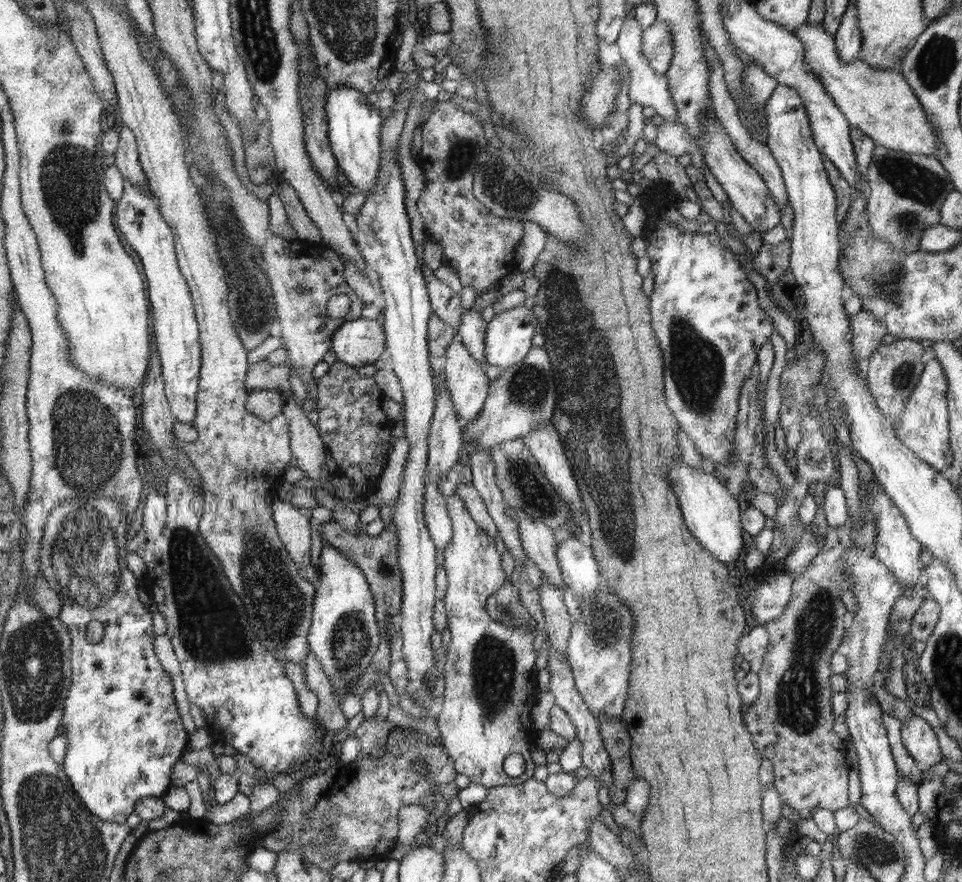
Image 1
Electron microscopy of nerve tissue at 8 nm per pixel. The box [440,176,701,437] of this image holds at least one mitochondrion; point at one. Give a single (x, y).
(530, 386)

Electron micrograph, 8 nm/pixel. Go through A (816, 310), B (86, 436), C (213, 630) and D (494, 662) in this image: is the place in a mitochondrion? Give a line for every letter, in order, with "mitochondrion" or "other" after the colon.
A: other
B: mitochondrion
C: mitochondrion
D: mitochondrion

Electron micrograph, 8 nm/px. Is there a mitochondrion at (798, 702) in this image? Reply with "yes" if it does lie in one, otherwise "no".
yes

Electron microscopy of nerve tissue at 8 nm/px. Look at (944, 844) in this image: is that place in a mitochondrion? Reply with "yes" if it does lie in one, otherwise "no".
no

